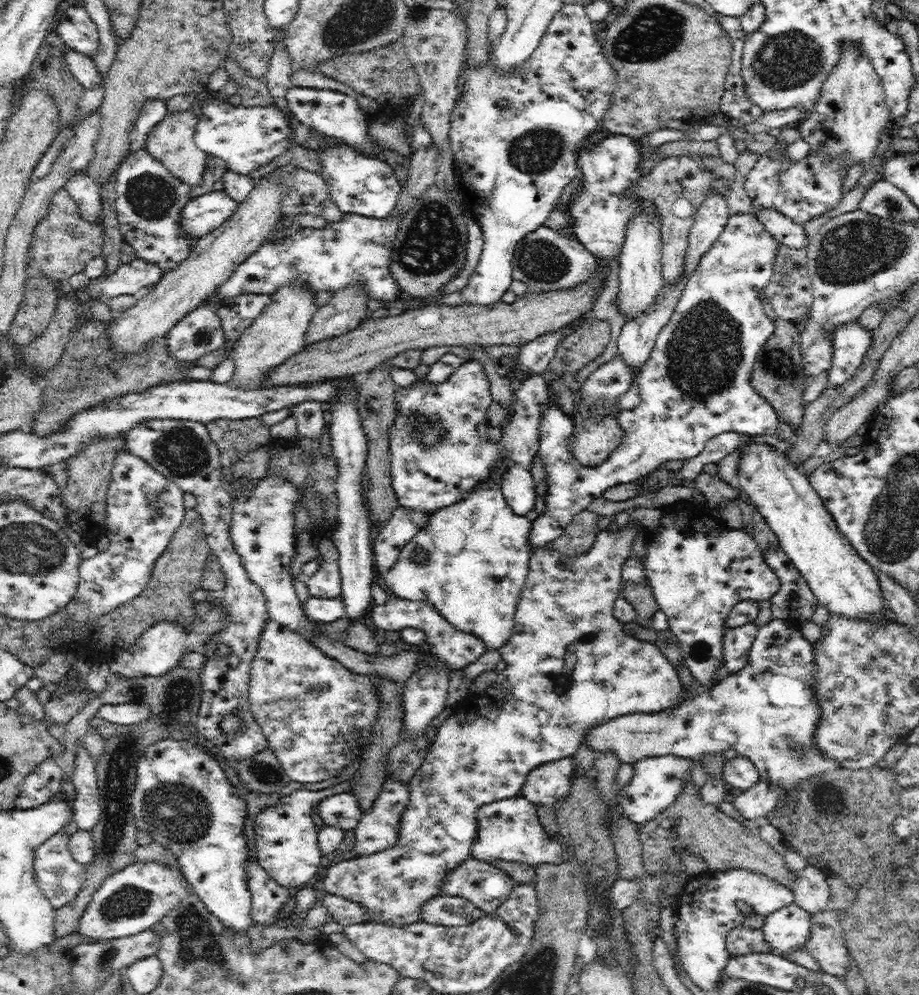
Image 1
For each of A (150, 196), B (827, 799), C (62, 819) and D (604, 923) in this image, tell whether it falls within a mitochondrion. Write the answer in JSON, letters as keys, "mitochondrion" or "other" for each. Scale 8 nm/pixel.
{"A":"mitochondrion","B":"mitochondrion","C":"other","D":"mitochondrion"}

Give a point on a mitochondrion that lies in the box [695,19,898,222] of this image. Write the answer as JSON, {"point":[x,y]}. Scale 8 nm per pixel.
{"point":[791,59]}

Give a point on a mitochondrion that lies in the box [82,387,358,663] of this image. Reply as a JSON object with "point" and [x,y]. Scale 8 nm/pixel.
{"point":[180,450]}

